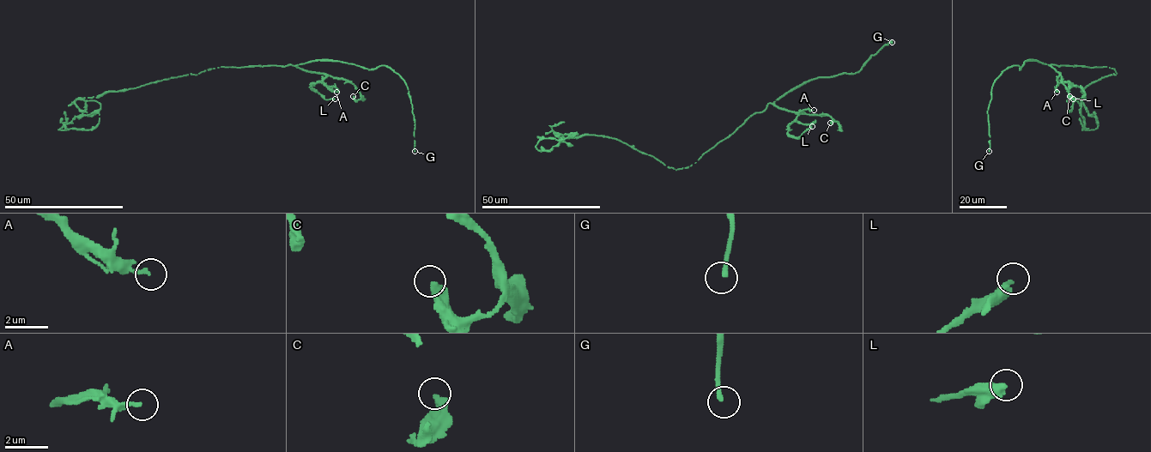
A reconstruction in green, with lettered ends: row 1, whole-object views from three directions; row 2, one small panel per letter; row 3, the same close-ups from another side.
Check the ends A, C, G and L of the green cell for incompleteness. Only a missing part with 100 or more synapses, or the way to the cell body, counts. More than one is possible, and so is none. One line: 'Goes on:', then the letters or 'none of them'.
Goes on: none of them

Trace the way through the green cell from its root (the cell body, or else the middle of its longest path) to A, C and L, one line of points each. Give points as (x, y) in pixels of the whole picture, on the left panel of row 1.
A: (237, 67), (296, 65), (324, 74), (325, 77), (323, 81), (336, 92)
C: (237, 67), (296, 65), (350, 81), (359, 91), (360, 99), (356, 100), (353, 96)
L: (237, 67), (291, 64), (320, 73), (325, 77), (322, 82), (313, 82), (311, 87), (325, 99), (335, 99)

